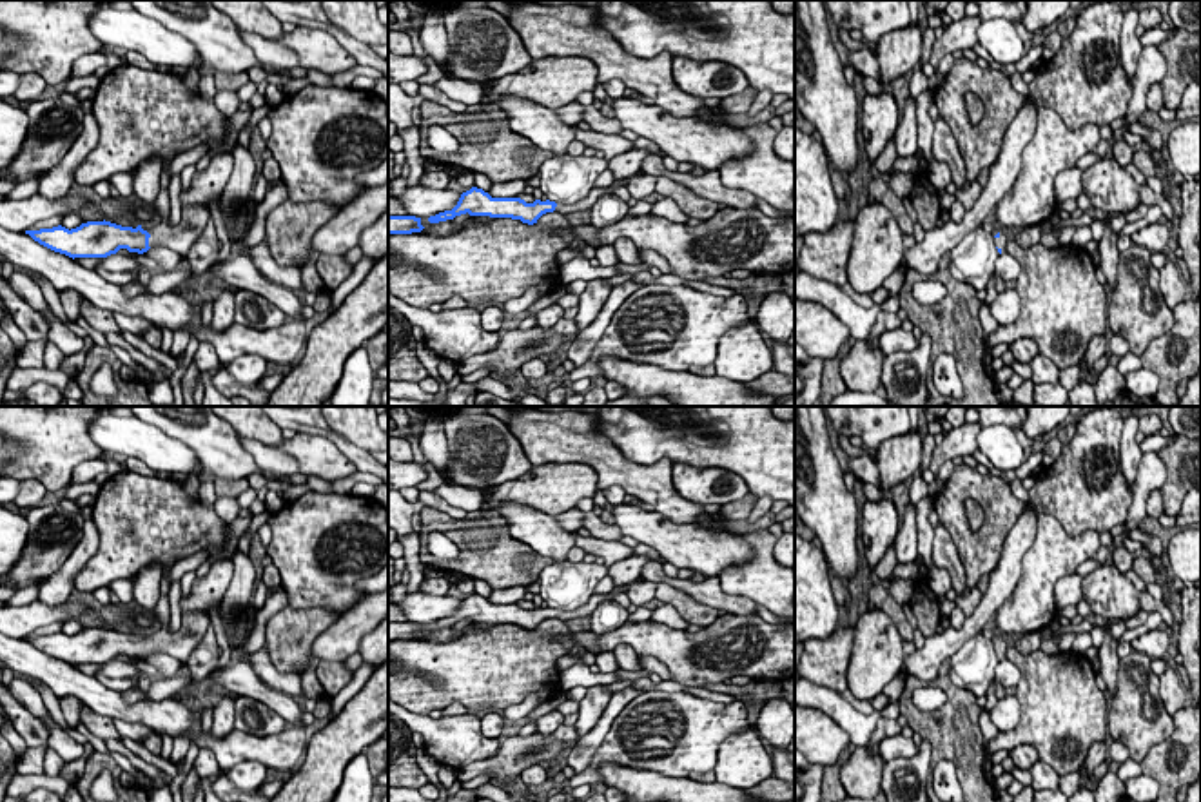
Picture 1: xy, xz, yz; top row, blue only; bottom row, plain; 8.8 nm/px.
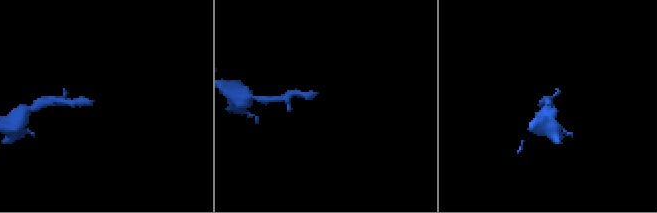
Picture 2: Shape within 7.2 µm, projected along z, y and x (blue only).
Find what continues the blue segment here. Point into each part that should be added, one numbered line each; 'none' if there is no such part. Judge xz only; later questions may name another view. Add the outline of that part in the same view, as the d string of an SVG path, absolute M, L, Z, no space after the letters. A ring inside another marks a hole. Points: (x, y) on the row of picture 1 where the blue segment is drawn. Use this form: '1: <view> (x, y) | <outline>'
1: xz (595, 193) | M631 176L631 178L633 178L633 176ZM631 178L615 180L615 181L613 181L611 185L608 185L608 187L593 187L593 189L588 192L586 198L582 198L581 201L573 203L573 205L557 203L555 212L571 214L571 212L590 210L600 196L615 194L615 191L617 191L619 187L626 187Z

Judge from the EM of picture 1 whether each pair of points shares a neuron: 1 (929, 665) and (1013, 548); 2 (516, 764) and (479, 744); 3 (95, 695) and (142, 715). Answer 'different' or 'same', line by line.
1: same
2: different
3: same

